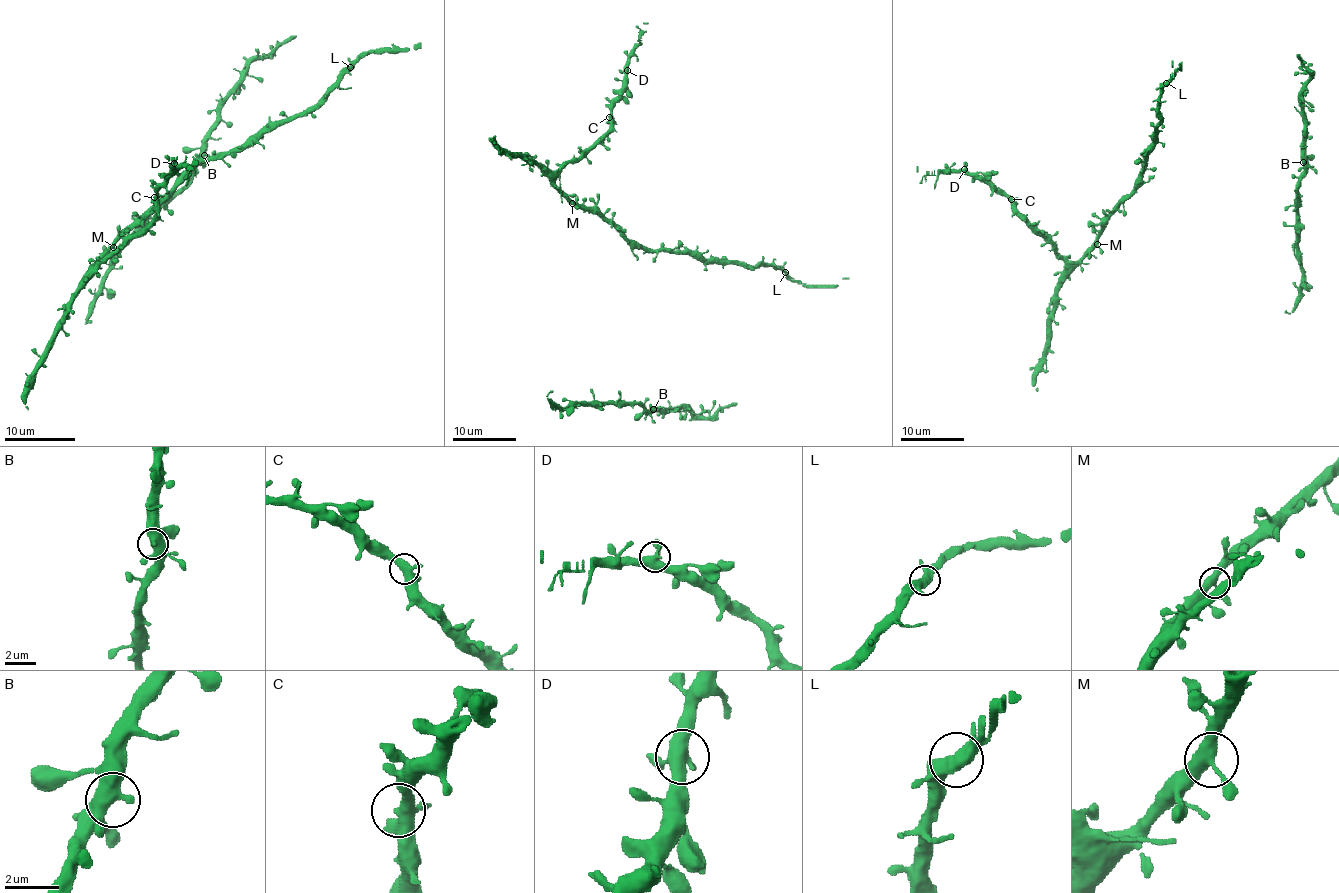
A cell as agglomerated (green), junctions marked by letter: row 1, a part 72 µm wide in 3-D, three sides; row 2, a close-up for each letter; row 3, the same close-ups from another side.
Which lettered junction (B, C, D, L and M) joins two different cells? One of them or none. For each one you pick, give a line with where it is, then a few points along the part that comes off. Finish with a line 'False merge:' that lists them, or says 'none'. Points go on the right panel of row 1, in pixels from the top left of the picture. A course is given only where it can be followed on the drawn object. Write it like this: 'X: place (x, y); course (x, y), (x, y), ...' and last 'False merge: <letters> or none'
False merge: none

